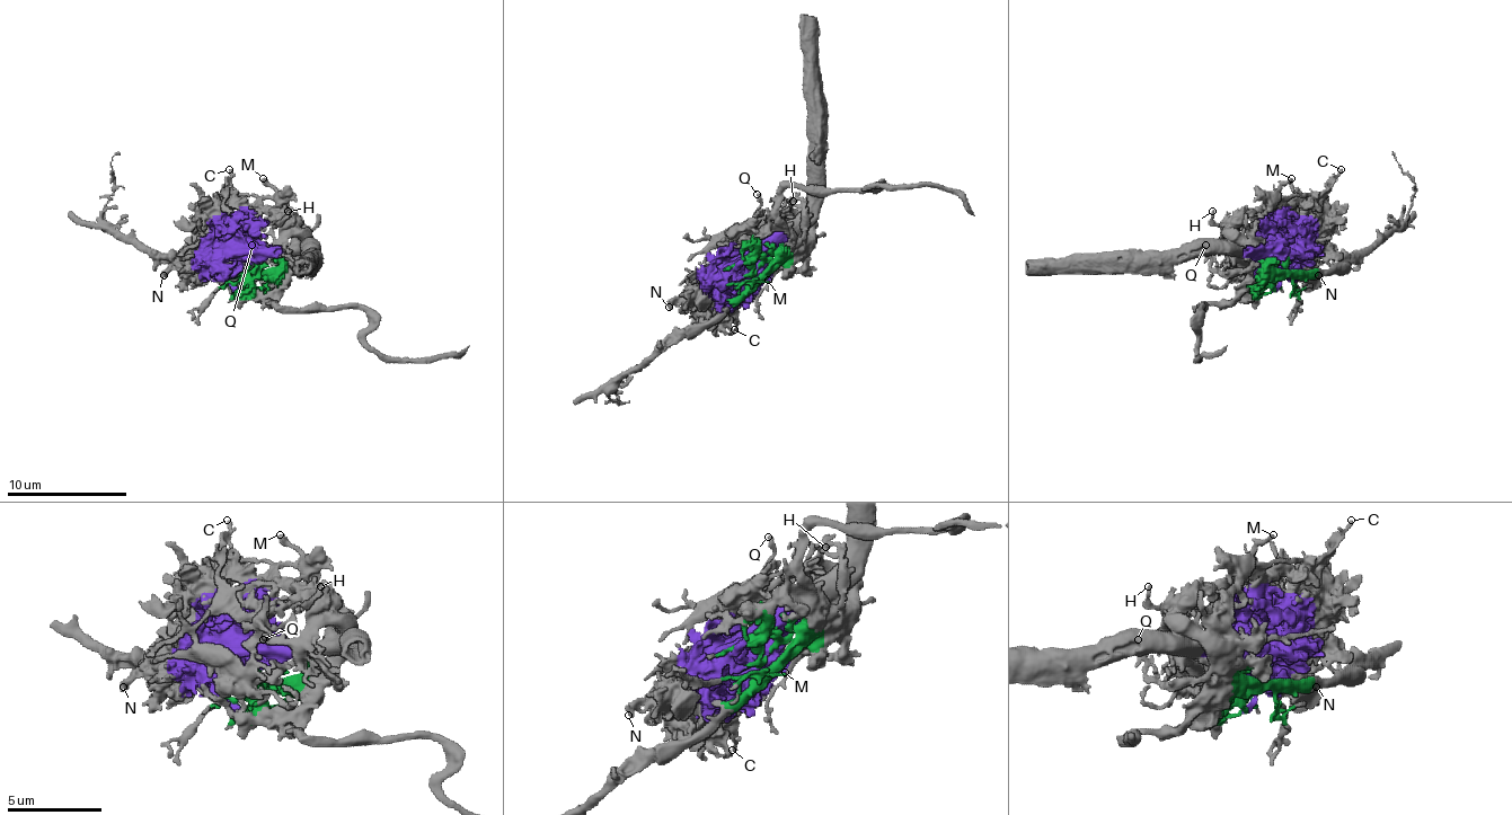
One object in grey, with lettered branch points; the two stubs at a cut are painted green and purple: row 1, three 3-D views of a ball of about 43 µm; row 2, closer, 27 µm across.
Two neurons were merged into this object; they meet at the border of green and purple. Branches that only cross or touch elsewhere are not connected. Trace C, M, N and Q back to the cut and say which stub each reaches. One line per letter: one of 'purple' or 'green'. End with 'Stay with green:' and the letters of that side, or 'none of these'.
C: purple
M: green
N: purple
Q: green
Stay with green: M, Q

